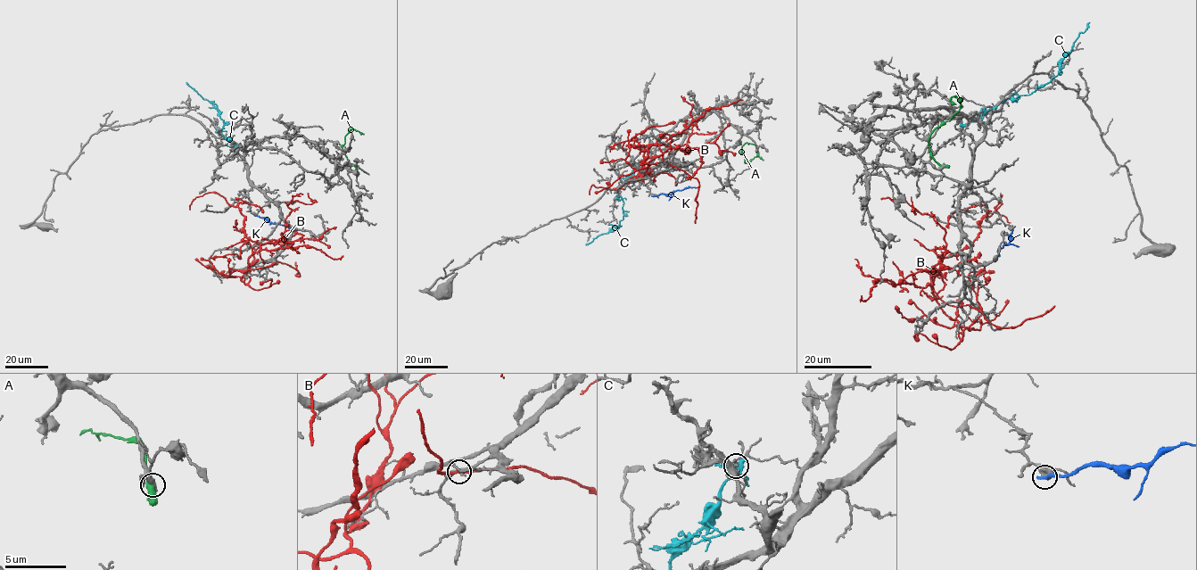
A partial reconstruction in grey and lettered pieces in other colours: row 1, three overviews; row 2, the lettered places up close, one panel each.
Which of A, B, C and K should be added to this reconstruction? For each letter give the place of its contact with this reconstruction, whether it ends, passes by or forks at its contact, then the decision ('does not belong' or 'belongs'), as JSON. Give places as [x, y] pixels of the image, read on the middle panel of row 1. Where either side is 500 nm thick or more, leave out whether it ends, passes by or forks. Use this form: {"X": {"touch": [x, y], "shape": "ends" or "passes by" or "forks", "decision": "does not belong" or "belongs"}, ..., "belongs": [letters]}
{"A": {"touch": [758, 152], "decision": "does not belong"}, "B": {"touch": [665, 162], "shape": "passes by", "decision": "does not belong"}, "C": {"touch": [637, 164], "shape": "forks", "decision": "does not belong"}, "K": {"touch": [653, 196], "shape": "ends", "decision": "does not belong"}, "belongs": []}

